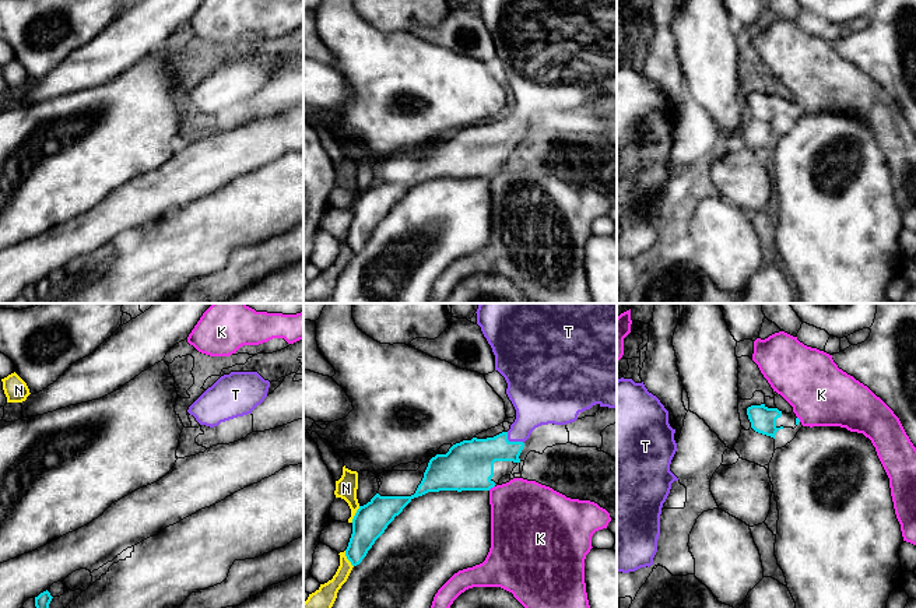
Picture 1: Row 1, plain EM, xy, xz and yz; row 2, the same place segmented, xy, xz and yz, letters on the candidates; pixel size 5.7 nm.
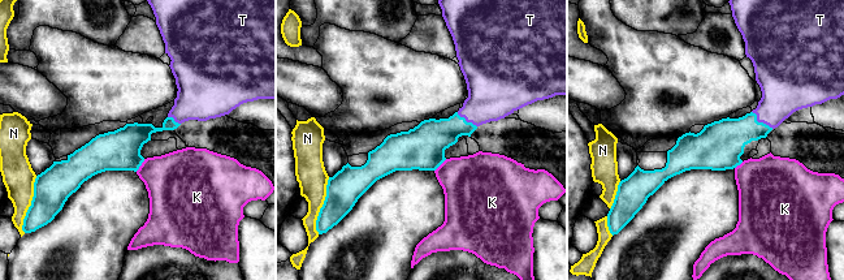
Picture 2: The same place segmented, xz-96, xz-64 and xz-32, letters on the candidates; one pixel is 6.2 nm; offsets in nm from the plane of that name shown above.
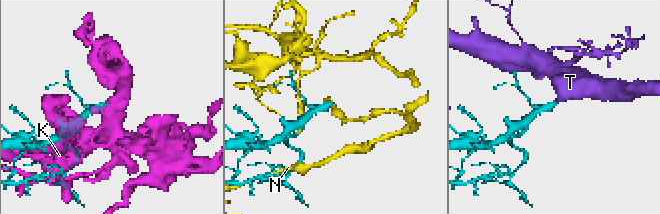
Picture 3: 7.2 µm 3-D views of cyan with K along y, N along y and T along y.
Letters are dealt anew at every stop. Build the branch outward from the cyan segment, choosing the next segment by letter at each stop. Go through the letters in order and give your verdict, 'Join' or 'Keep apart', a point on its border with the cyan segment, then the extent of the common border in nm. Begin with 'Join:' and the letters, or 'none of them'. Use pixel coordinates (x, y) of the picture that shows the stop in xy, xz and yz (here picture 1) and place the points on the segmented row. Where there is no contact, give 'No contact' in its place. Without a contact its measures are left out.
Join: T
K: Keep apart. Touches cyan at xz (491, 487). Shared border 50 nm
N: Keep apart. Touches cyan at xz (355, 515). Shared border 110 nm
T: Join. Touches cyan at xz (512, 442). Shared border 120 nm

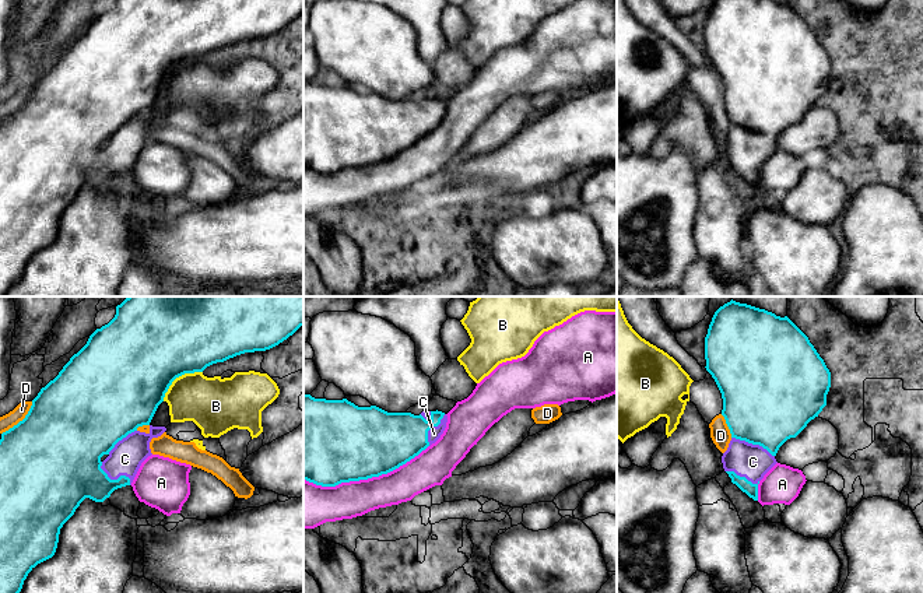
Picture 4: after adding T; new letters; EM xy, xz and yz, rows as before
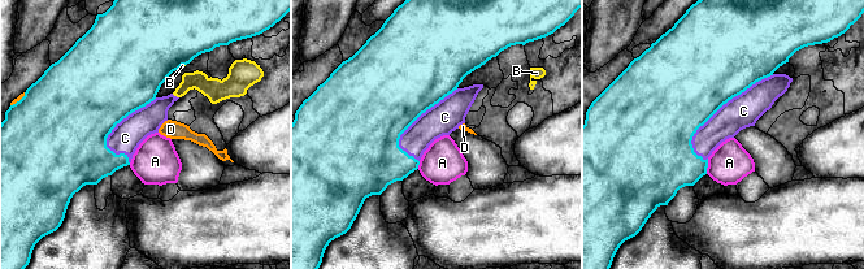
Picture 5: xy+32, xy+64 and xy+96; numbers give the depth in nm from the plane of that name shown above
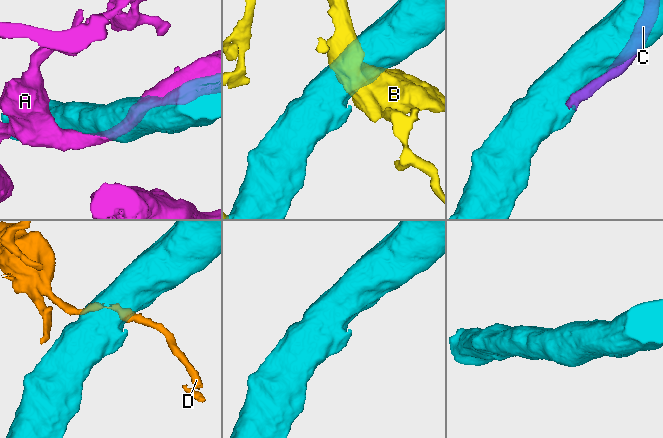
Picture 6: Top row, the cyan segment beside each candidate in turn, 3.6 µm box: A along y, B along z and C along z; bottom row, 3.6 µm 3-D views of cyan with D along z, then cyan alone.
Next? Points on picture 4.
Join: C
A: Keep apart. Touches cyan at xz (365, 479). Shared border 750 nm
B: Keep apart. Touches cyan at xy (178, 376). Shared border 280 nm
C: Join. Touches cyan at xy (115, 480). Shared border 220 nm
D: Keep apart. Touches cyan at xy (20, 421). Shared border 260 nm

